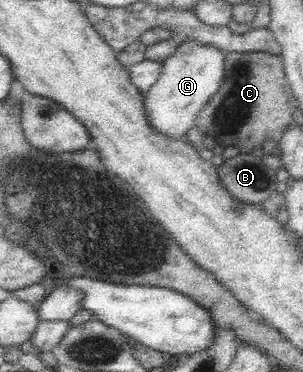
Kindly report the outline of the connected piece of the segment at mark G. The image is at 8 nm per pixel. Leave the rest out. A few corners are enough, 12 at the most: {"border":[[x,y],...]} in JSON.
{"border":[[179,43],[143,94],[149,126],[186,139],[224,78],[221,50]]}

